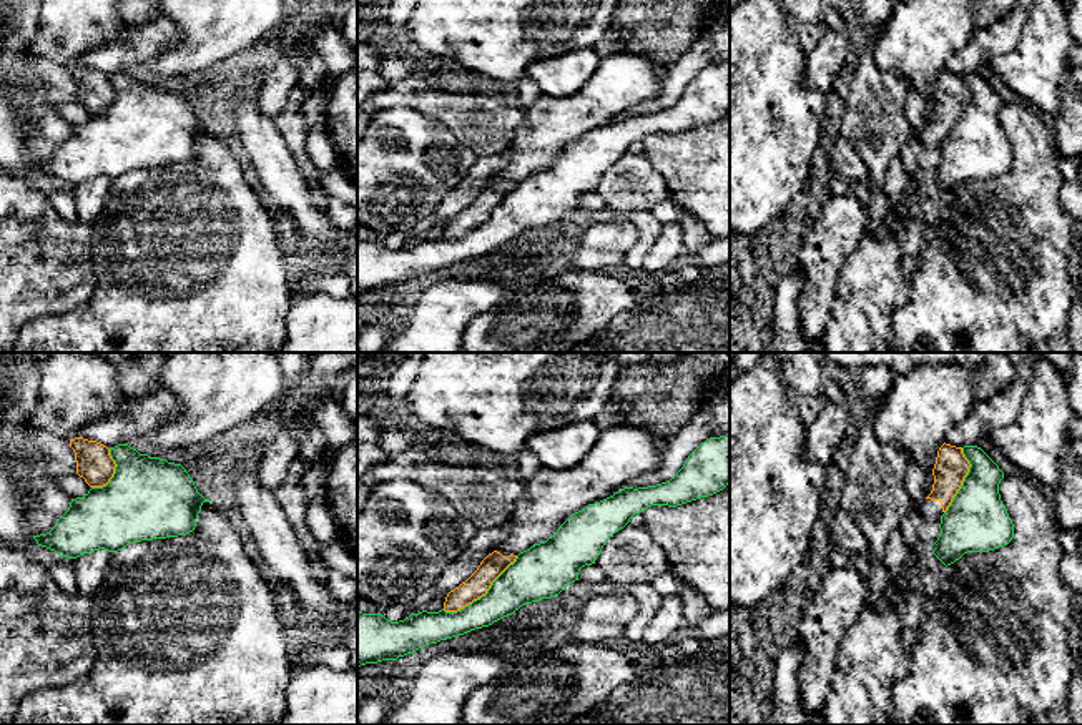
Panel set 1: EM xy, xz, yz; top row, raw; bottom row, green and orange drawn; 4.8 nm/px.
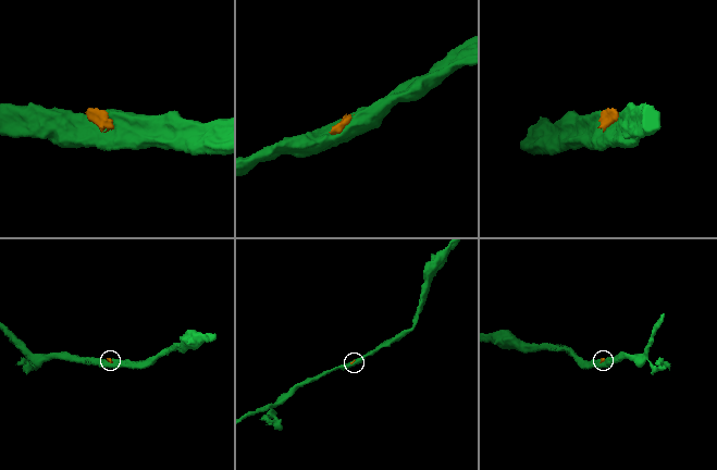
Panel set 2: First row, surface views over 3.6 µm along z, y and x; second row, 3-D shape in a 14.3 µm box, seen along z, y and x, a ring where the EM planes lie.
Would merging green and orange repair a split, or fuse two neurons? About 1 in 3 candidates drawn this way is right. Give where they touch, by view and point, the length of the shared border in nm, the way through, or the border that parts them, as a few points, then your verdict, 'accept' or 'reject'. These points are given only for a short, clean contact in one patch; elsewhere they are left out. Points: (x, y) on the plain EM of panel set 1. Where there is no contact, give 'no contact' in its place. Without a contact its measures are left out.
xz (482, 223) | 440 nm | reject

